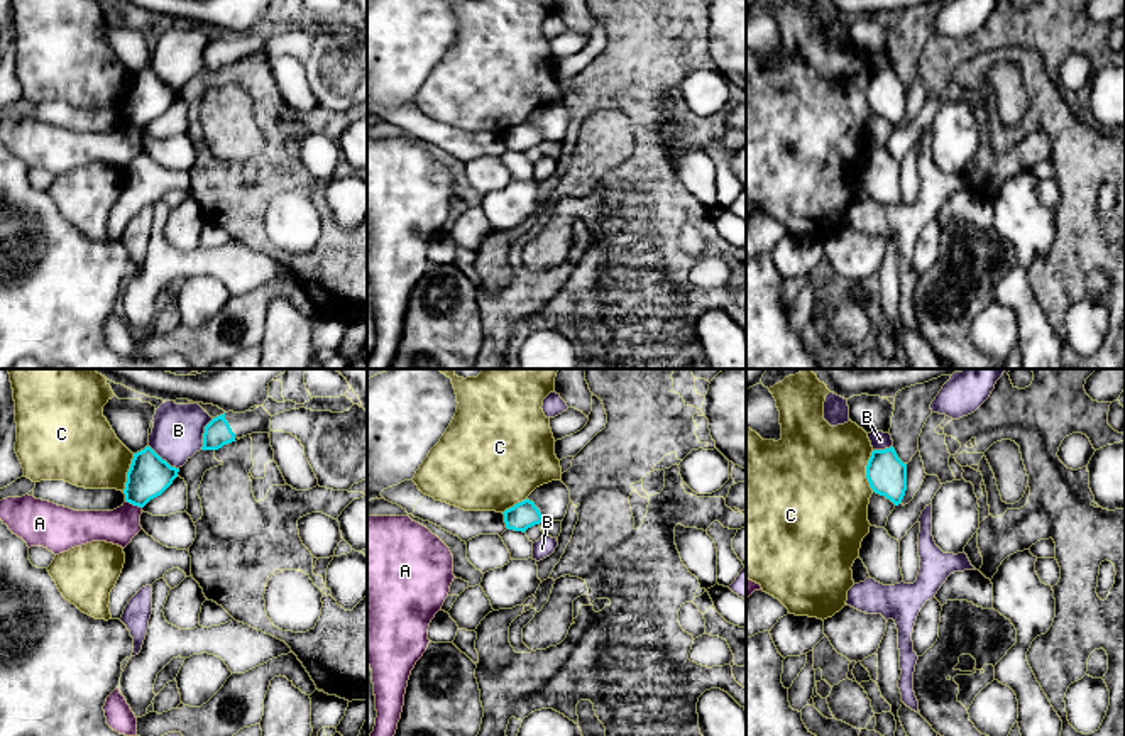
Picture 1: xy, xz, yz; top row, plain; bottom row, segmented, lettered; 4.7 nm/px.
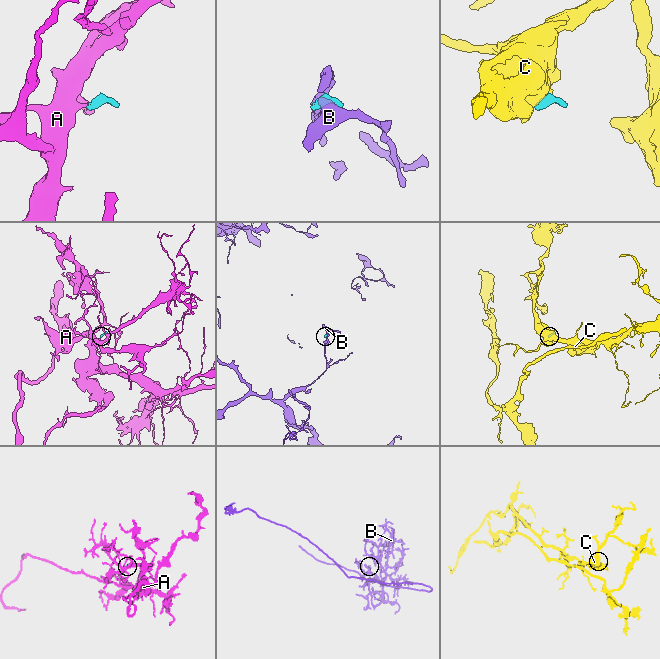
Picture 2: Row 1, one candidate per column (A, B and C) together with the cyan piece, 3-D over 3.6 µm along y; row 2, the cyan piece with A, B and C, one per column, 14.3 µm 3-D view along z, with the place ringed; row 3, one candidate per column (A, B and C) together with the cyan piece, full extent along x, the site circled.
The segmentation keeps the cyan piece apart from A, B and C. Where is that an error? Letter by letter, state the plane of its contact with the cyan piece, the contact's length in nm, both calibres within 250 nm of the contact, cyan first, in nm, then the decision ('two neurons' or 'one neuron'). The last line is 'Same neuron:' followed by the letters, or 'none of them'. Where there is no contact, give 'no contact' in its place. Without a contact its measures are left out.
A: contact in xy; length 90 nm; calibres 200 and 170 nm; two neurons
B: contact in xy; length 170 nm; calibres 130 and 240 nm; two neurons
C: contact in yz; length 200 nm; calibres 190 and 480 nm; two neurons
Same neuron: none of them

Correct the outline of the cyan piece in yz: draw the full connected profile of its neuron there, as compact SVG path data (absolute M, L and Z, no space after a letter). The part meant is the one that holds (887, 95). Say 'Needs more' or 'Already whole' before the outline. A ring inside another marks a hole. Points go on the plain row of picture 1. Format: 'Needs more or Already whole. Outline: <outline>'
Already whole. Outline: M893 68L873 71L866 86L866 100L873 113L898 127L907 112L907 85L898 80Z

